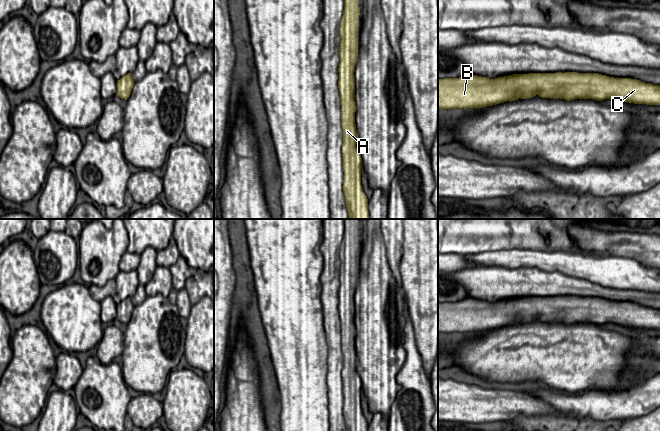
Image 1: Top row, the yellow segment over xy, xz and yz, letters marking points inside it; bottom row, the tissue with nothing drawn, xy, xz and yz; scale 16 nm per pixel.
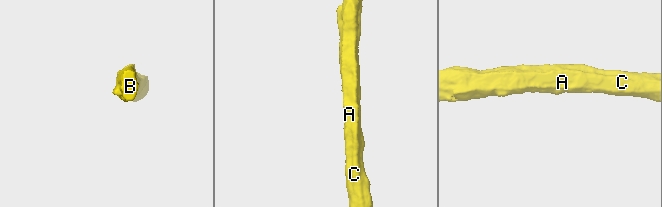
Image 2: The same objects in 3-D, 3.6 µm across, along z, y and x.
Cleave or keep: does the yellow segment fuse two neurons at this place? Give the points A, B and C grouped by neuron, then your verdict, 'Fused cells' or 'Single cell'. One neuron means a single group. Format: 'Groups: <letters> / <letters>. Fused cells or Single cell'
Groups: A B C. Single cell

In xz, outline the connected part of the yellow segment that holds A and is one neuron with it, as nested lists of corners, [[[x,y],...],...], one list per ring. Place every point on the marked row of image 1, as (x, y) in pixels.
[[[344,0],[339,35],[339,81],[341,126],[343,129],[343,192],[349,219],[370,219],[368,199],[361,185],[362,157],[356,147],[355,65],[358,56],[359,0]]]

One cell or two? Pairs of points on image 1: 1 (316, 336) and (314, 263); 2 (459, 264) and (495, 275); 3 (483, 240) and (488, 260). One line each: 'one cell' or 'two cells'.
1: one cell
2: two cells
3: two cells

